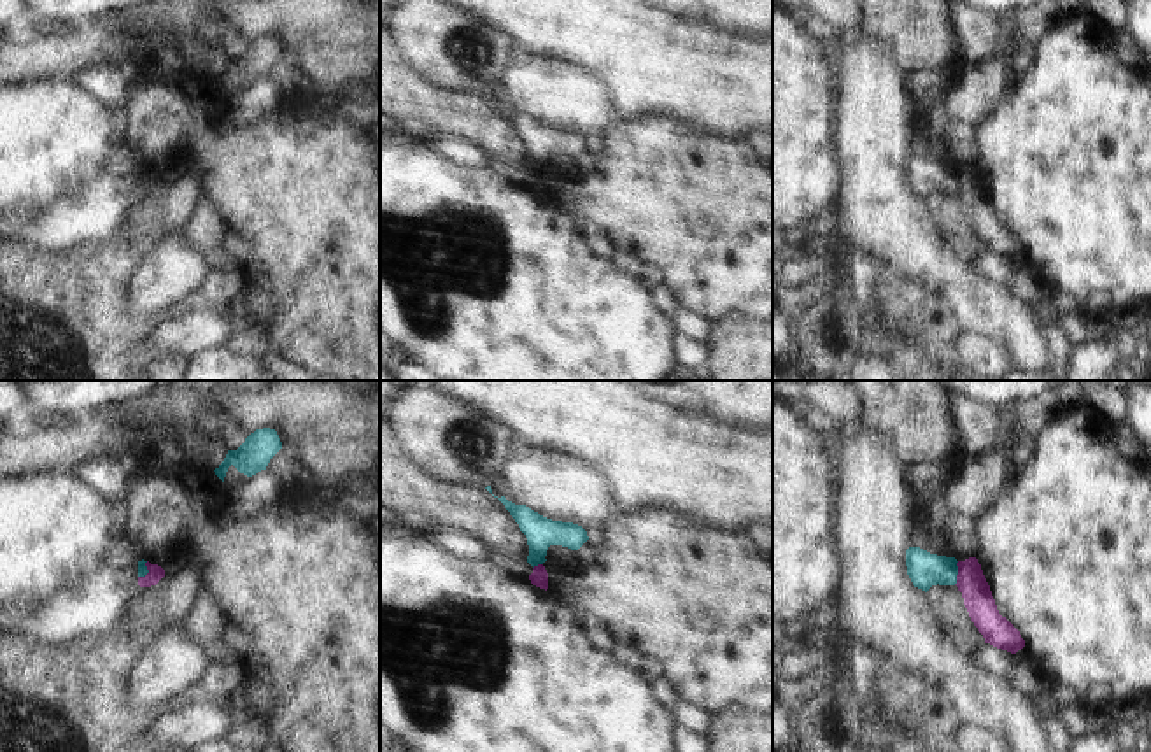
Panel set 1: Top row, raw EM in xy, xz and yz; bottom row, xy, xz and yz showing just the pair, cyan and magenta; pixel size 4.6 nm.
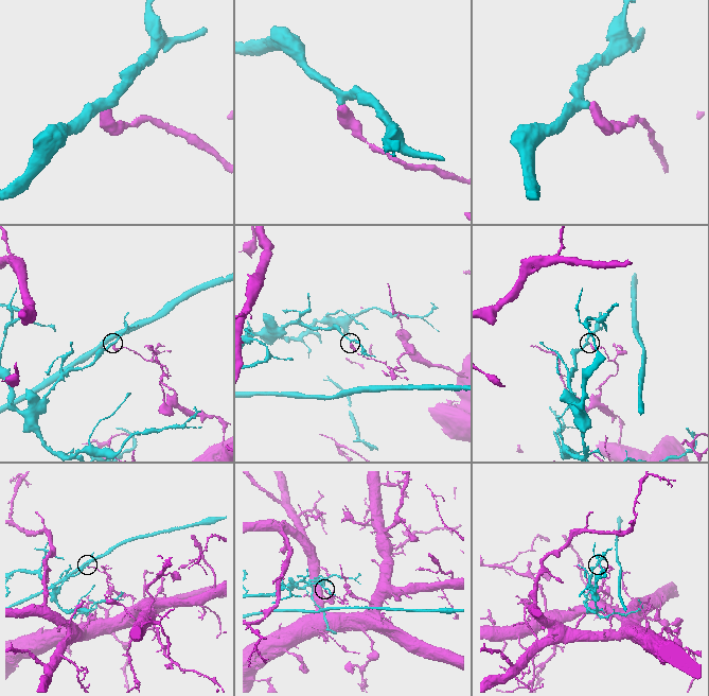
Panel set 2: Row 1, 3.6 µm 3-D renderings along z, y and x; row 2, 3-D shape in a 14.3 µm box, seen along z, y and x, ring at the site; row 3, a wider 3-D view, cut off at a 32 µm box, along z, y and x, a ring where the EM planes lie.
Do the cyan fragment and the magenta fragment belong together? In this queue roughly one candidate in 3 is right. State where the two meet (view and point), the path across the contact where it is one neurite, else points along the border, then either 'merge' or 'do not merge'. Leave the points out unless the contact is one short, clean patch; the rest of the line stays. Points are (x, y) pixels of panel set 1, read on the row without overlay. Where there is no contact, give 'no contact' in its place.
meets cyan in yz at (957, 181); border along yz (959, 169), (953, 191); do not merge

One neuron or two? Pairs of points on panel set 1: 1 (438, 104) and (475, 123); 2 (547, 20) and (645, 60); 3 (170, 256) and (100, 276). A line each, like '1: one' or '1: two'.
1: one
2: one
3: two

